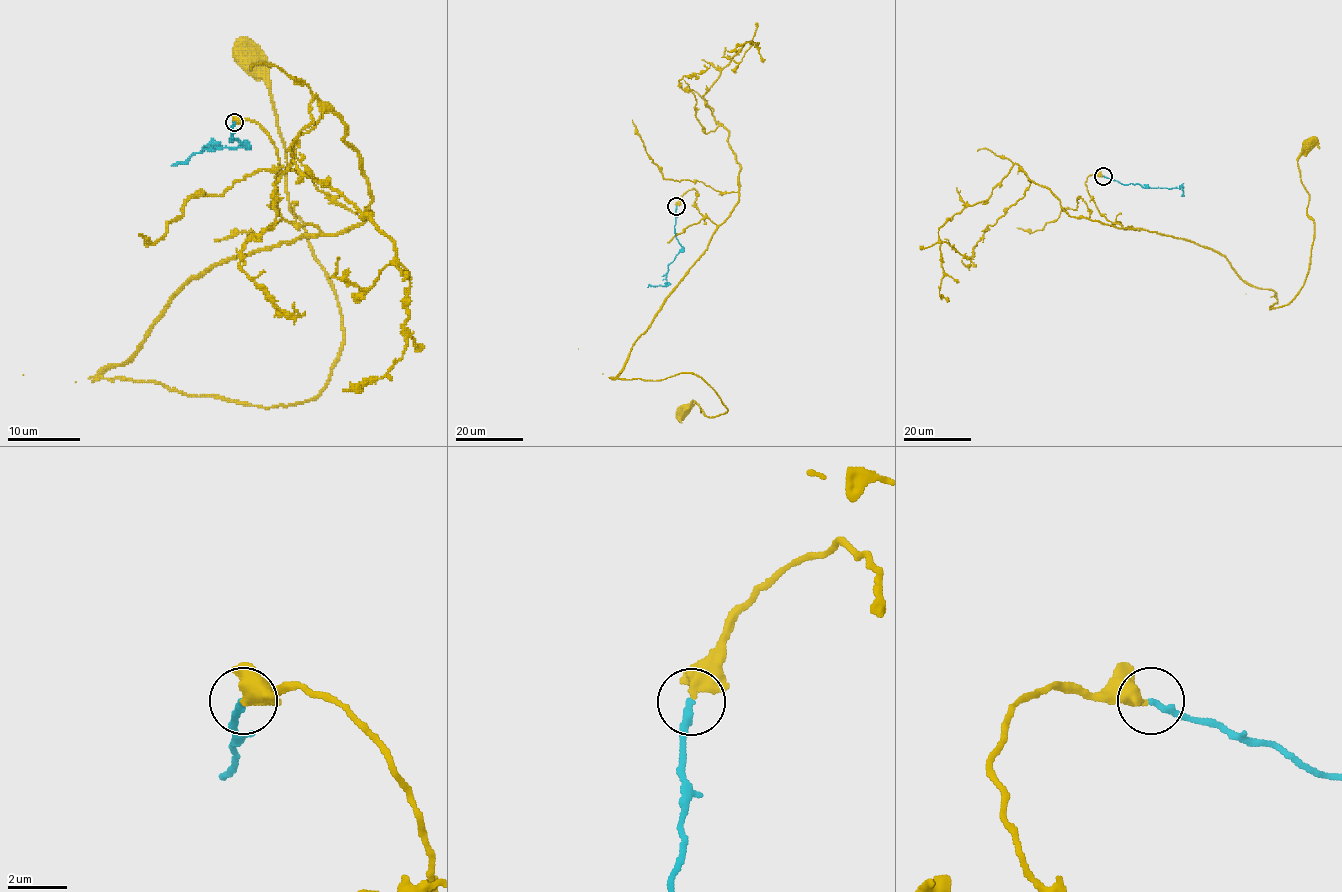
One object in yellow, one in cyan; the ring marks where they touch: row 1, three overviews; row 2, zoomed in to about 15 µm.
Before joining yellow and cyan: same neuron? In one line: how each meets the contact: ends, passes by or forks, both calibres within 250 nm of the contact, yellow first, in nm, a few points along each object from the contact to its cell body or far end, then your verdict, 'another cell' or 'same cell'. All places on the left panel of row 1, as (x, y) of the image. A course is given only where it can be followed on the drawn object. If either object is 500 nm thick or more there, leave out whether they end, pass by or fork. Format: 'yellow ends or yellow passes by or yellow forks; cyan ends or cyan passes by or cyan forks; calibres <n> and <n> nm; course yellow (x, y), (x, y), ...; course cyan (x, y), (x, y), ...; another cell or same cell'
yellow ends; cyan ends; calibres 480 and 240 nm; course yellow (234, 122), (270, 142), (281, 218), (319, 234), (191, 279), (103, 376), (303, 404), (343, 320), (251, 57); course cyan (234, 122), (229, 140), (238, 140), (247, 147), (211, 149), (209, 145), (193, 153), (184, 162), (171, 165); same cell

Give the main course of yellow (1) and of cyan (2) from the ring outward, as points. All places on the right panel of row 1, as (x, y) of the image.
1: (1102, 176), (1085, 185), (1108, 220), (1213, 249), (1282, 307), (1303, 285), (1314, 237), (1297, 160), (1307, 145)
2: (1103, 176), (1123, 184), (1140, 184), (1144, 187), (1182, 187), (1184, 196)

